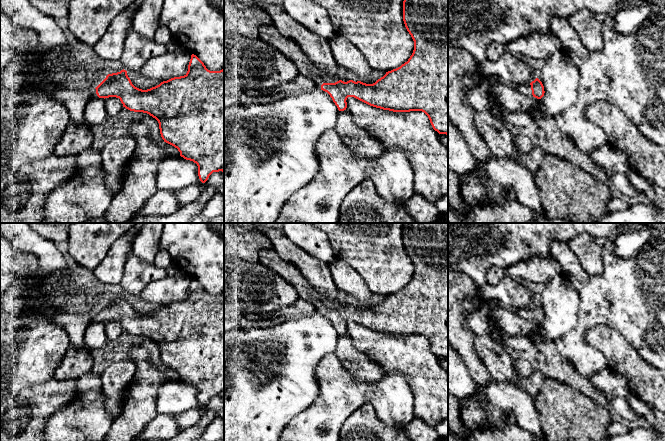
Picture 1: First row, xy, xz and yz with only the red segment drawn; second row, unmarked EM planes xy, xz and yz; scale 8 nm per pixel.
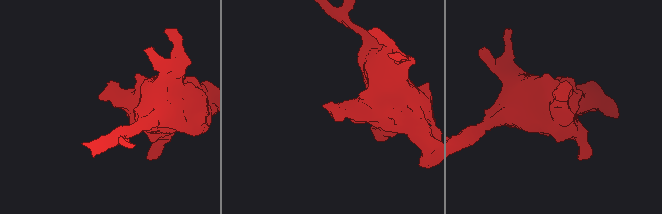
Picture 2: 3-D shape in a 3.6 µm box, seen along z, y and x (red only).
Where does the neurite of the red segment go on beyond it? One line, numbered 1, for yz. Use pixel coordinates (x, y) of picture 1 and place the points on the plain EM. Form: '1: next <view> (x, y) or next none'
1: next yz (525, 313)

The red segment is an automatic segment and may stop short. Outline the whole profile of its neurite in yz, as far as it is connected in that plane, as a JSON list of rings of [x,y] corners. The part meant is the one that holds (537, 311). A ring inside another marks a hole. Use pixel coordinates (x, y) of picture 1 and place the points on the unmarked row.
[[[538,302],[529,308],[519,308],[516,313],[526,320],[533,320],[537,323],[541,323],[545,317],[544,310]]]

